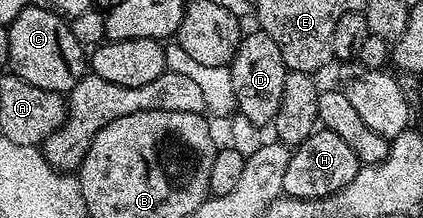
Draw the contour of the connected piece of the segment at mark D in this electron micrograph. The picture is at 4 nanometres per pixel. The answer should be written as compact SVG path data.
M254 30L253 33L242 35L241 45L233 55L232 64L228 65L231 82L235 86L237 112L248 123L262 126L272 125L277 117L279 102L283 102L283 82L287 71L283 62L283 54L279 54L279 46L265 32Z

